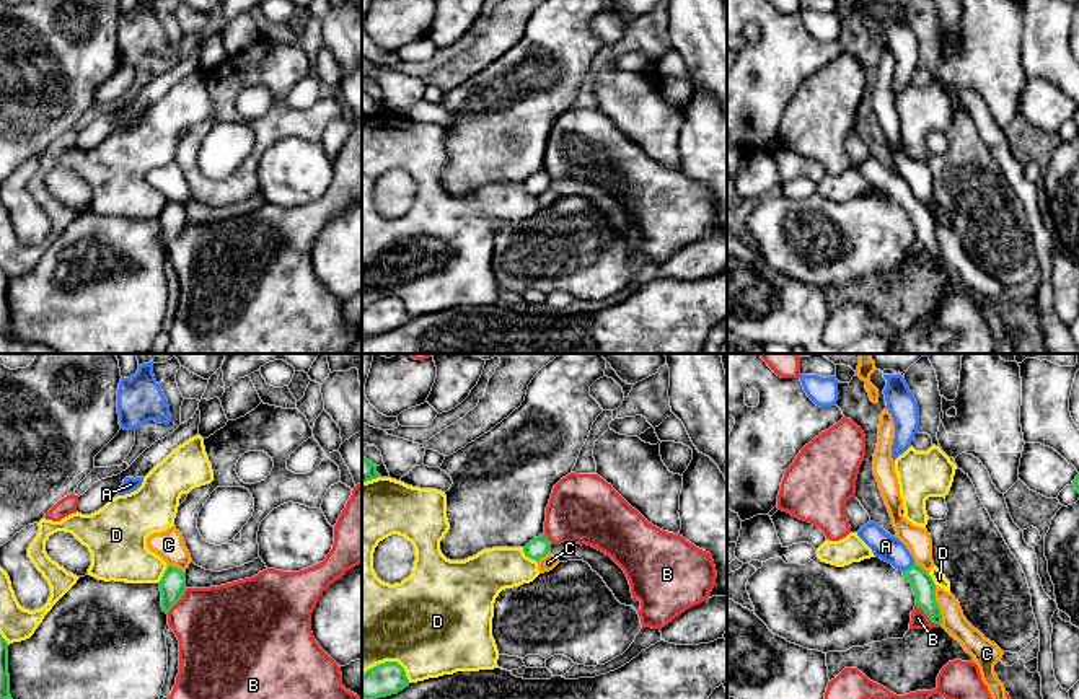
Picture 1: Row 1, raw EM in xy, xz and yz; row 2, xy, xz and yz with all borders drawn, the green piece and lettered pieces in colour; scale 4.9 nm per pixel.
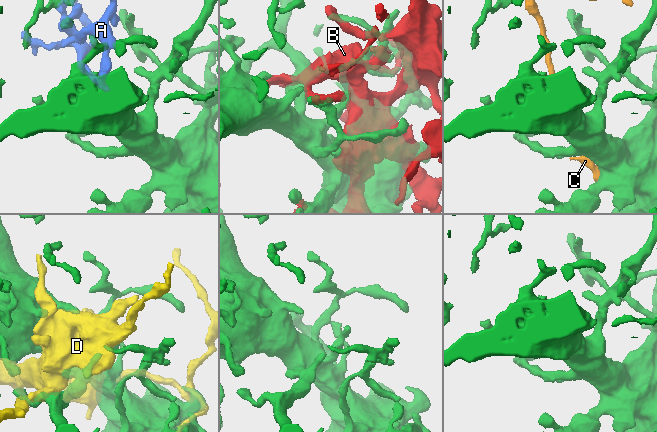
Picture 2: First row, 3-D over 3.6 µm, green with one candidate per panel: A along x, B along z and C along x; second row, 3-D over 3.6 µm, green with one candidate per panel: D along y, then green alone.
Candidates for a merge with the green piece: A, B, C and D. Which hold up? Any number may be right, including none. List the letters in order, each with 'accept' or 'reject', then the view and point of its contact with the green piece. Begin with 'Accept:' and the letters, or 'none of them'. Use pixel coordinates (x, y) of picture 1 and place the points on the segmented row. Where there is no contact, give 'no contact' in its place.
Accept: A
A: accept | yz (907, 569)
B: reject | yz (926, 615)
C: reject | yz (938, 605)
D: reject | xz (390, 662)

